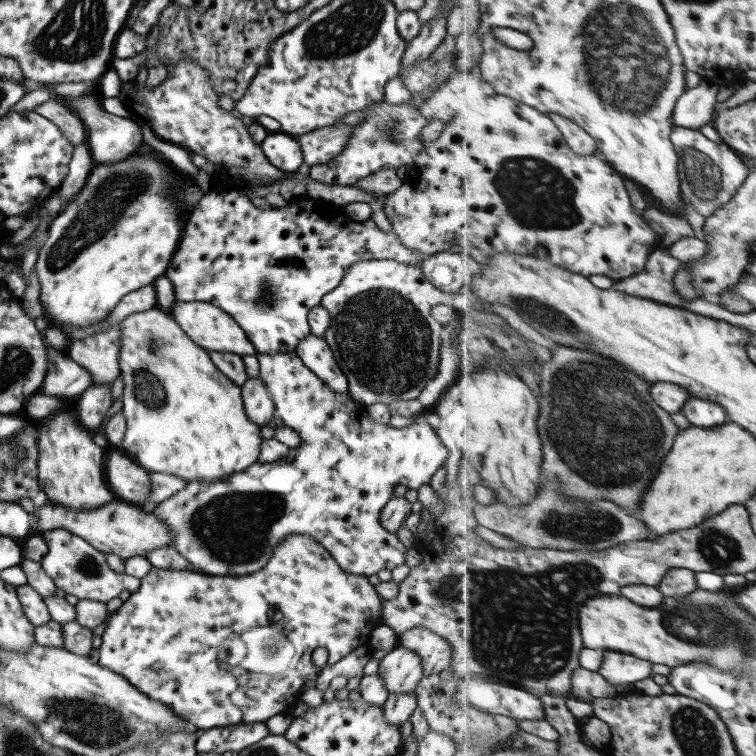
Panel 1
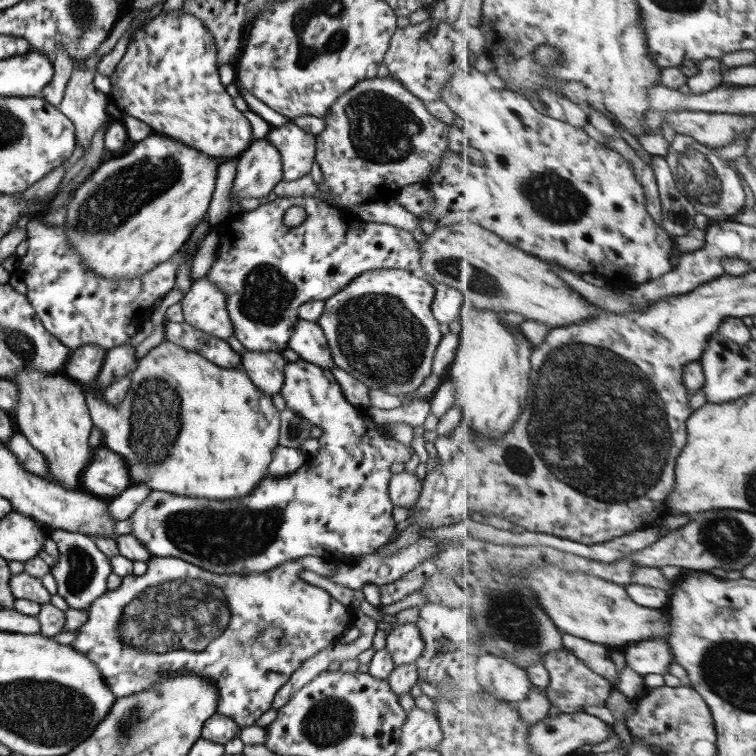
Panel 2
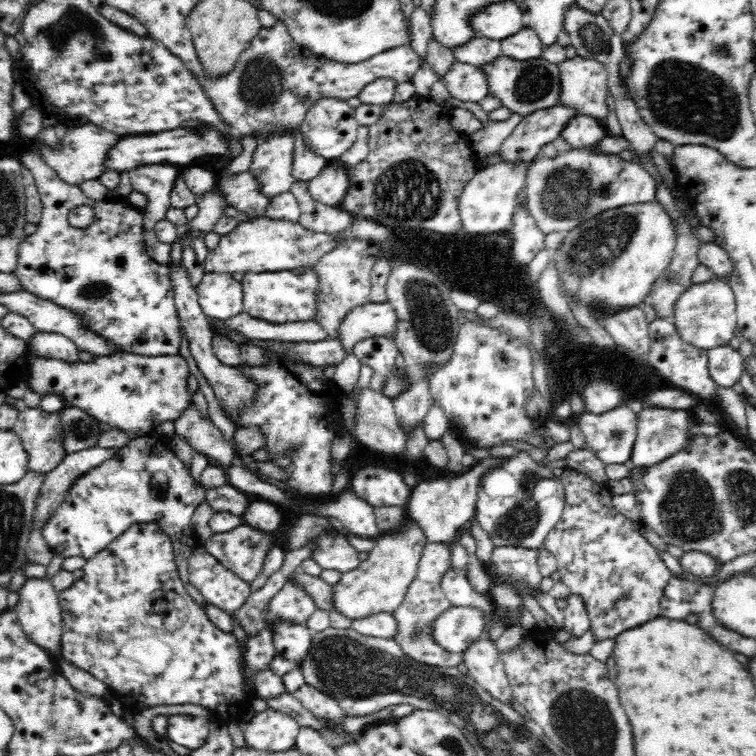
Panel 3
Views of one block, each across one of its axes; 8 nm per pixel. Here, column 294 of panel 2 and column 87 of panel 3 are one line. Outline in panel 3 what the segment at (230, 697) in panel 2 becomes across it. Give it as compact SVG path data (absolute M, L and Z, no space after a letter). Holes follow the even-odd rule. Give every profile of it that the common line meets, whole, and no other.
M134 524L103 551L88 559L83 570L81 580L75 580L70 588L59 591L63 616L62 656L107 684L113 696L130 712L158 704L198 704L227 724L236 747L244 746L243 729L237 722L247 702L240 675L240 658L246 660L244 674L248 680L252 679L254 672L269 668L277 654L271 623L262 634L249 638L242 653L235 636L221 632L212 624L206 610L188 594L175 562L173 543L156 524Z

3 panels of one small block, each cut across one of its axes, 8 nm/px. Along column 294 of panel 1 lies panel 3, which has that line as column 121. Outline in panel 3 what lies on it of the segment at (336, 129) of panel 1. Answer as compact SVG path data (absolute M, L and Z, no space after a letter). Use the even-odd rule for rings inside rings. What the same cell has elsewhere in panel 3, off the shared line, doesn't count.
M88 123L81 127L68 129L68 133L61 141L62 145L64 145L62 150L52 150L46 145L44 148L41 148L36 144L31 145L30 148L42 155L42 159L66 182L80 184L80 182L86 180L99 178L99 176L102 176L104 172L109 170L106 162L110 160L112 151L120 144L120 139L122 139L121 135L97 127L94 123Z

